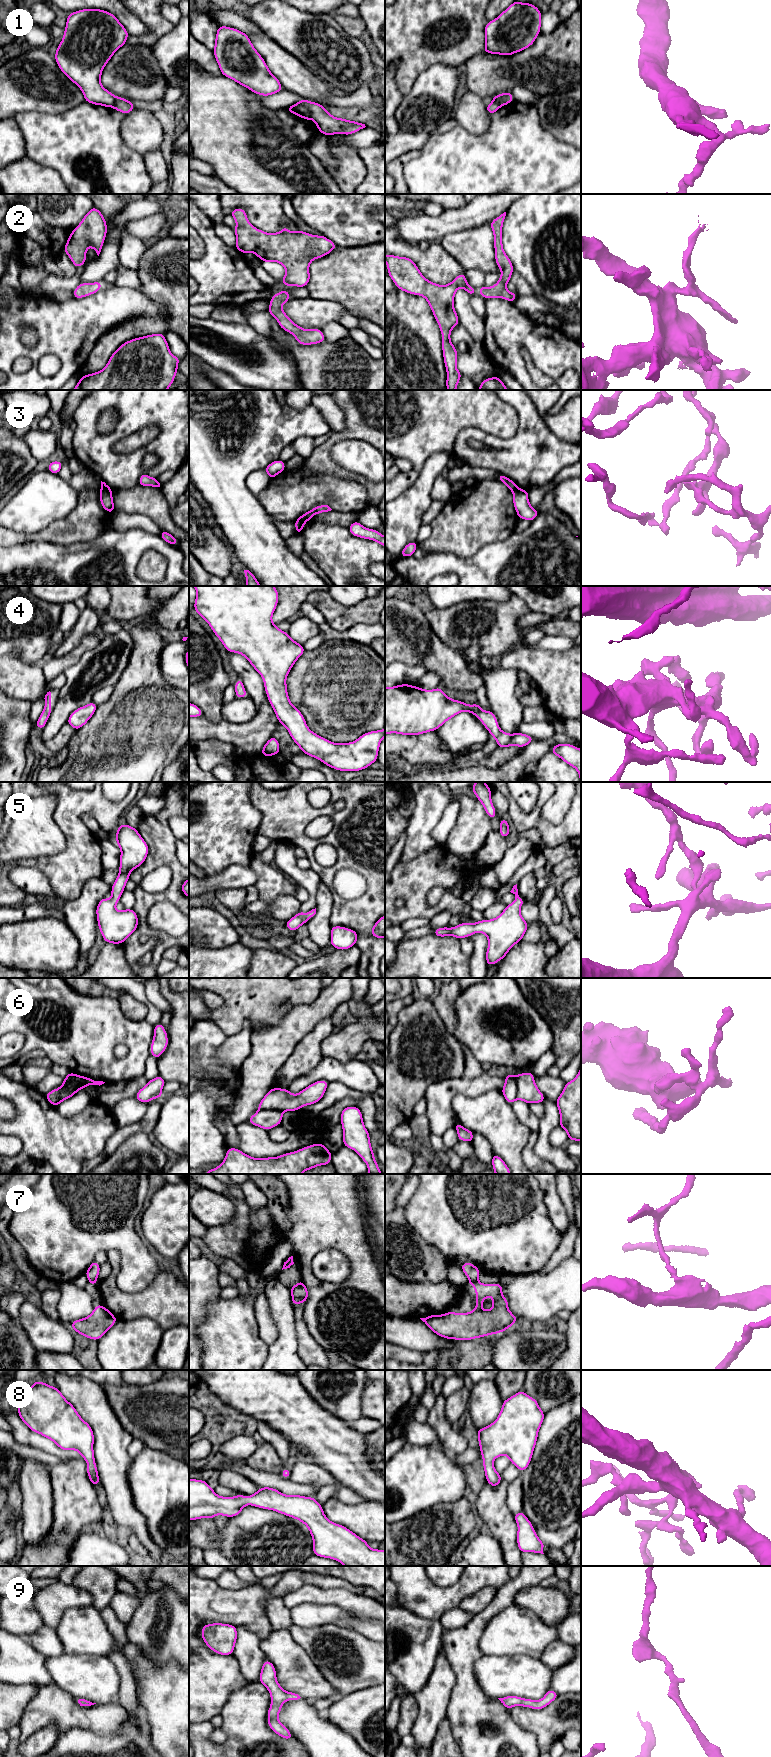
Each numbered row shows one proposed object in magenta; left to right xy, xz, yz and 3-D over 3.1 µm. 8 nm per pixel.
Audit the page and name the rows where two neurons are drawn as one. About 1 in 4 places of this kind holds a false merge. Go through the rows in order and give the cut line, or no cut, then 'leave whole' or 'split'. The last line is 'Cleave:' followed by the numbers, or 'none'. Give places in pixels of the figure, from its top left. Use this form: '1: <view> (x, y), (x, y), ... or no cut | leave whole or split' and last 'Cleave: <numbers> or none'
1: xz (298, 102), (307, 108), (312, 118) | split
2: no cut | leave whole
3: xy (100, 488), (111, 492) | split
4: no cut | leave whole
5: no cut | leave whole
6: xz (259, 1109), (278, 1109), (282, 1111) | split
7: yz (477, 1279), (469, 1281) | split
8: no cut | leave whole
9: no cut | leave whole
Cleave: 1, 3, 6, 7

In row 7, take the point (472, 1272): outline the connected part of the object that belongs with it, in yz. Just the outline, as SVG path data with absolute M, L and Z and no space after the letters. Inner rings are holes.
M465 1262L460 1267L462 1271L465 1273L469 1281L478 1280L479 1274L481 1270L473 1265L472 1262Z

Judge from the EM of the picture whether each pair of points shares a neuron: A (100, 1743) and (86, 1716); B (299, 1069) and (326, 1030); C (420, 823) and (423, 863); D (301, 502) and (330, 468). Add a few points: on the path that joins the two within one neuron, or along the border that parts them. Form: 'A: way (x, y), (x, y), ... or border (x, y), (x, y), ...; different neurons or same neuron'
A: border (71, 1727), (82, 1727), (100, 1734), (118, 1732); different neurons
B: way (303, 1059), (309, 1046), (316, 1039); same neuron
C: border (439, 844), (401, 863); different neurons
D: border (304, 466), (310, 470), (332, 473), (349, 480); different neurons

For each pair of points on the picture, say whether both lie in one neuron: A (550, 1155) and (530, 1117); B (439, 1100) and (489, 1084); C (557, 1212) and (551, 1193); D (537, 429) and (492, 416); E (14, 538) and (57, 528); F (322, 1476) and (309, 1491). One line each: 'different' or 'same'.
A: different
B: same
C: same
D: different
E: same
F: different

